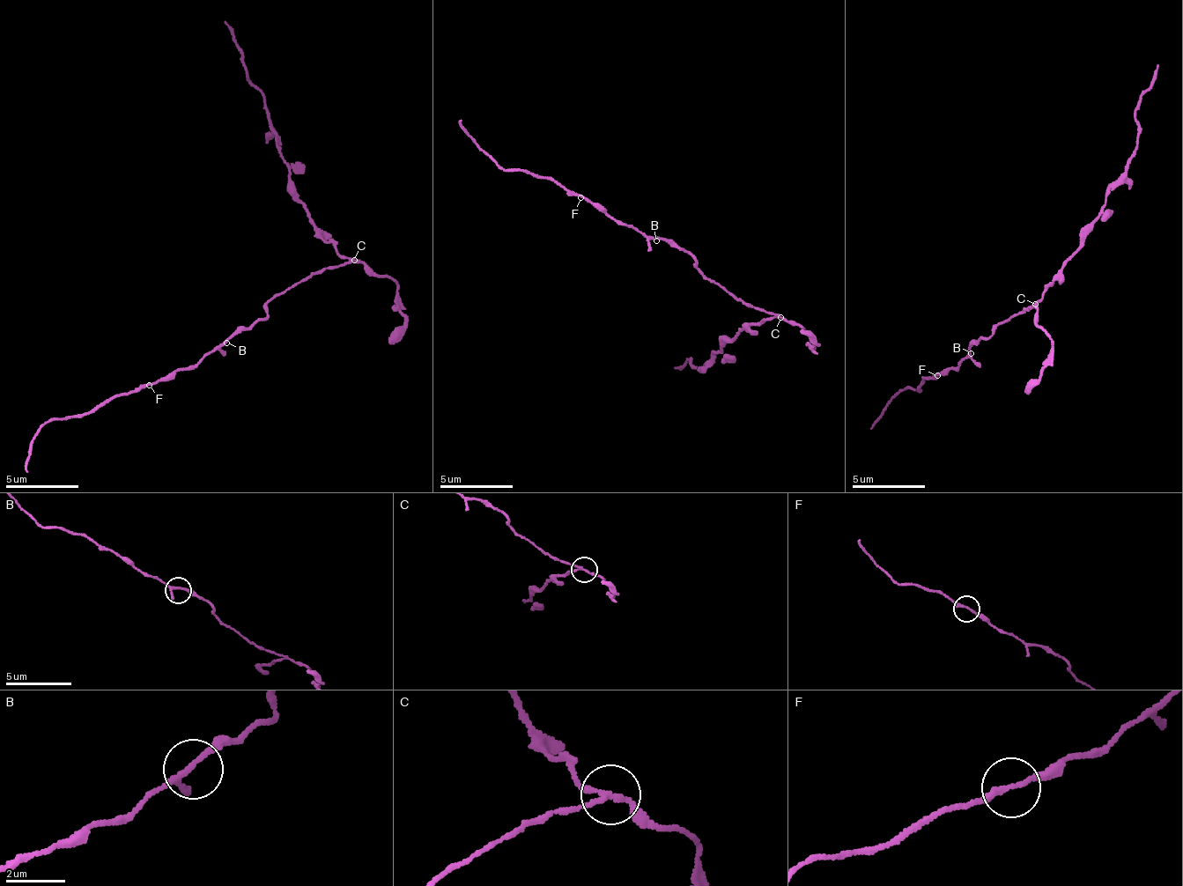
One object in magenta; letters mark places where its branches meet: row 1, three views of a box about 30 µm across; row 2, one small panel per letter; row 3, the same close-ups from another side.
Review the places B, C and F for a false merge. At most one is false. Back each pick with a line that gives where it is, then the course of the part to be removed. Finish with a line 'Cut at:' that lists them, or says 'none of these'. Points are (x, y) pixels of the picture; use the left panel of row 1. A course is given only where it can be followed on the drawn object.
C: at (354, 260); foreign part runs (355, 258), (341, 258), (324, 241), (294, 188), (262, 99), (247, 78), (244, 52), (225, 19)
Cut at: C

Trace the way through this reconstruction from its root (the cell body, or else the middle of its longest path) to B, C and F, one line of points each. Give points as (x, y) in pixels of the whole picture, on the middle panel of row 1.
B: (715, 281), (703, 274), (697, 262), (680, 249), (656, 240)
C: (715, 281), (747, 305), (774, 311), (782, 318)
F: (715, 281), (703, 274), (697, 262), (680, 249), (616, 221), (580, 197)

